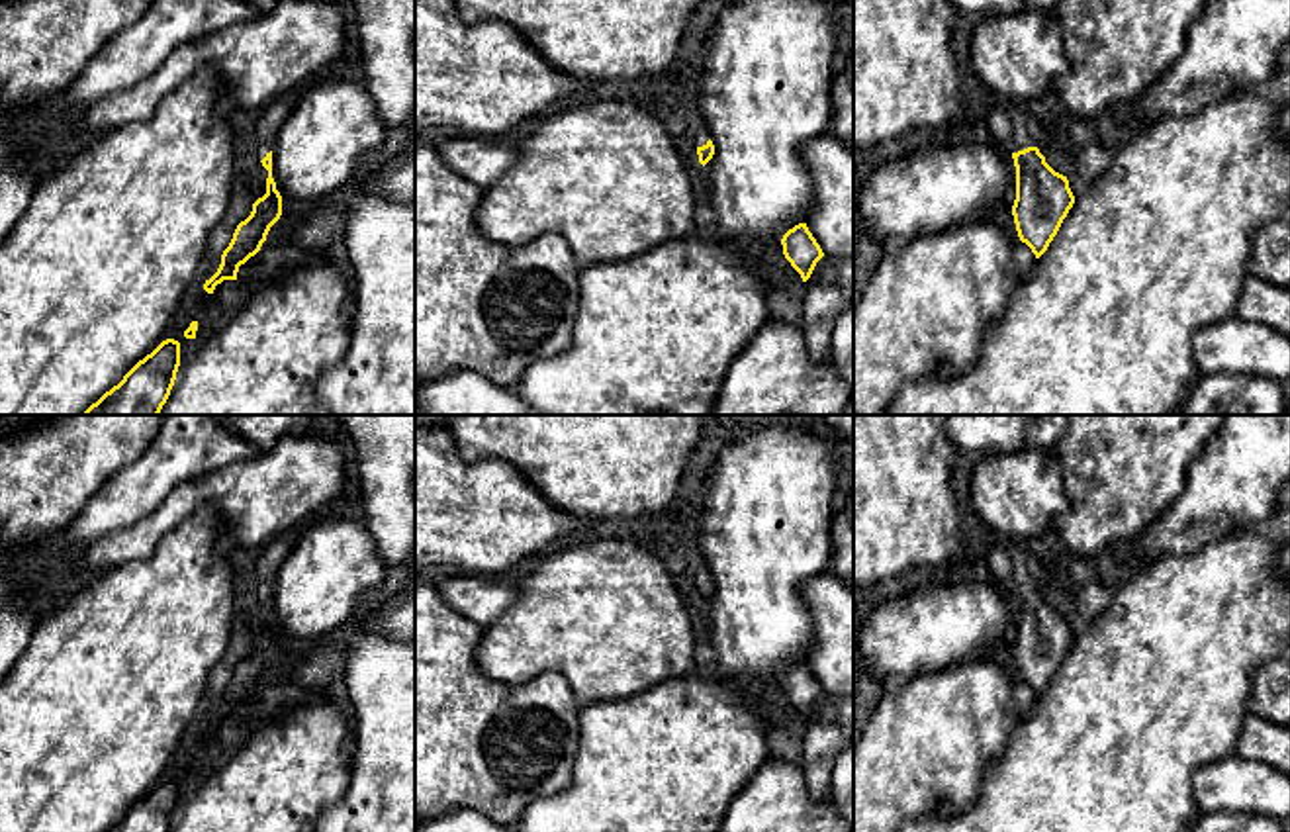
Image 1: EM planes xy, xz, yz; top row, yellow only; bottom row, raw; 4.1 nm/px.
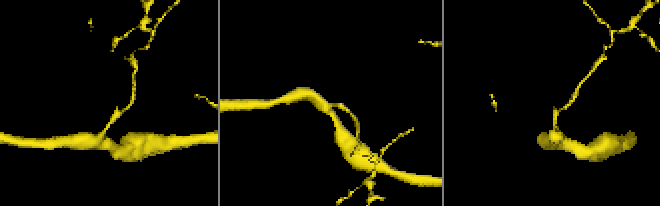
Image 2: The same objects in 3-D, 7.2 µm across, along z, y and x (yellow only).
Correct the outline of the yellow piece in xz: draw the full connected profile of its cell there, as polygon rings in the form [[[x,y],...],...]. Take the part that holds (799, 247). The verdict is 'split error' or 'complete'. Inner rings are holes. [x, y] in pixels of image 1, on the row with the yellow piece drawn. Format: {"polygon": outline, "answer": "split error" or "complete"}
{"polygon": [[[799,223],[789,229],[783,235],[781,245],[785,258],[801,274],[803,282],[806,282],[816,262],[824,256],[820,245],[808,231],[806,223]]], "answer": "complete"}

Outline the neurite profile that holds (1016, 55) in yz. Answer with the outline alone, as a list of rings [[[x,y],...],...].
[[[1016,10],[977,18],[969,37],[977,78],[992,100],[1026,106],[1069,70],[1055,12]]]

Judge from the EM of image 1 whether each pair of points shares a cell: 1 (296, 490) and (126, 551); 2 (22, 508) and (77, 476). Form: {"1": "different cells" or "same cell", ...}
{"1": "same cell", "2": "same cell"}

